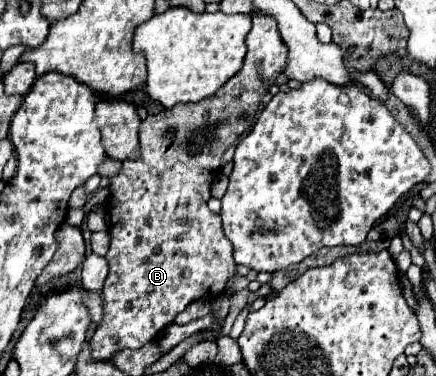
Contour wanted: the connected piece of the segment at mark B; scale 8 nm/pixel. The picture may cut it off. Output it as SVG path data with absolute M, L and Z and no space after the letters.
M252 16L252 30L248 32L246 36L246 46L248 46L248 52L246 52L246 58L244 58L244 66L240 68L240 72L236 76L232 76L214 96L208 96L200 102L188 102L188 104L176 104L174 108L170 110L164 110L156 116L148 116L142 126L140 126L140 156L136 160L126 160L122 162L122 170L120 174L116 176L116 180L110 180L110 200L108 200L108 214L110 214L110 236L112 236L112 244L110 244L110 250L106 254L106 260L110 264L110 272L108 272L108 278L104 282L104 288L102 288L102 296L104 296L104 318L100 322L100 326L96 328L90 344L92 350L94 350L94 356L96 360L110 360L110 356L118 350L124 350L124 348L140 348L144 346L148 340L154 340L166 326L170 326L174 322L174 318L186 310L186 306L194 300L200 300L200 298L216 298L218 294L222 294L228 278L232 278L236 274L236 262L232 258L232 244L230 240L224 236L224 230L222 230L222 222L220 222L220 216L210 212L206 202L210 198L210 184L212 180L216 178L216 170L220 168L220 160L224 156L224 152L244 134L248 132L248 128L252 128L254 124L254 118L256 118L256 110L258 110L258 104L262 100L262 96L268 92L268 88L274 84L276 76L284 70L284 64L286 64L286 44L280 40L280 34L276 32L276 24L272 24L272 20L268 20L268 16Z

